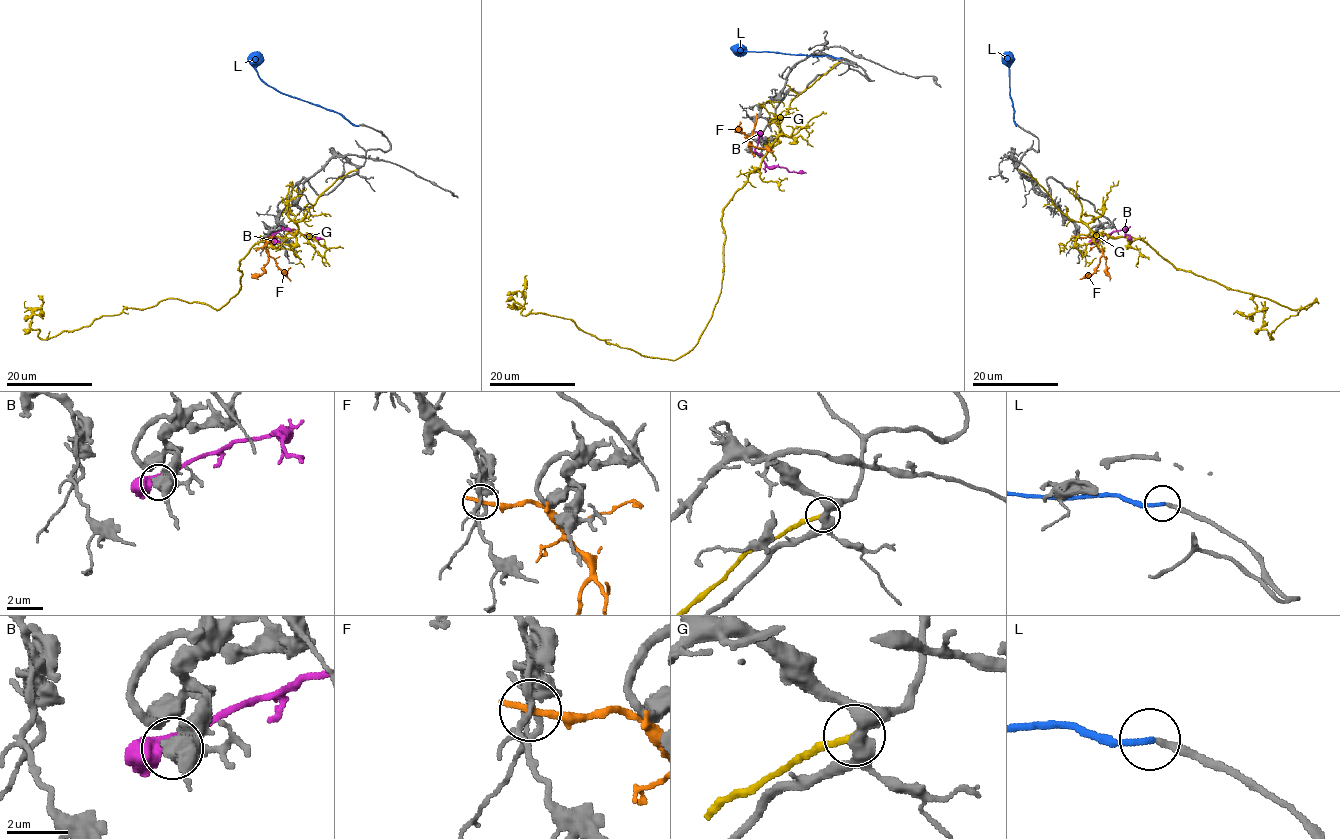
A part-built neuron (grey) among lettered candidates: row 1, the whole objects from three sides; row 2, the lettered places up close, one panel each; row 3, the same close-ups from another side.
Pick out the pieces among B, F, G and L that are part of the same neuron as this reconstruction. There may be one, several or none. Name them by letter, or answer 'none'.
L

